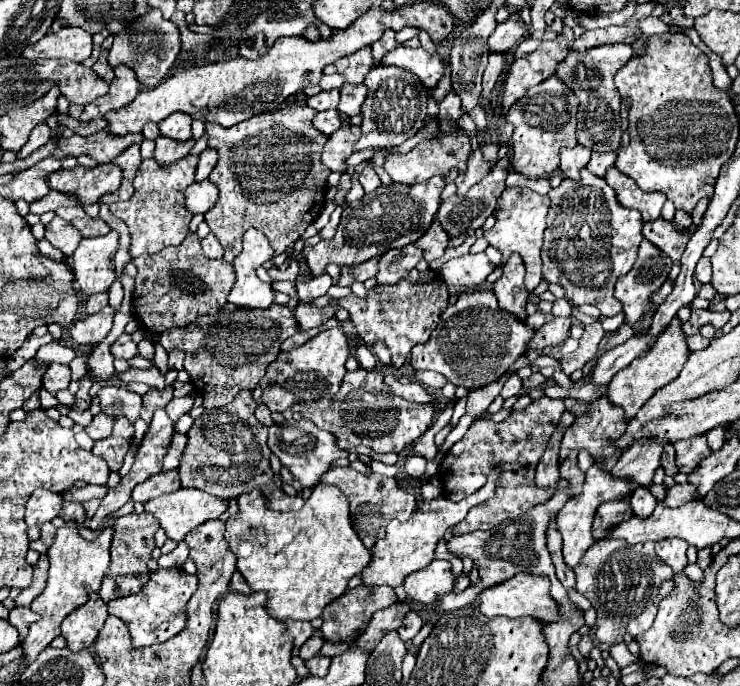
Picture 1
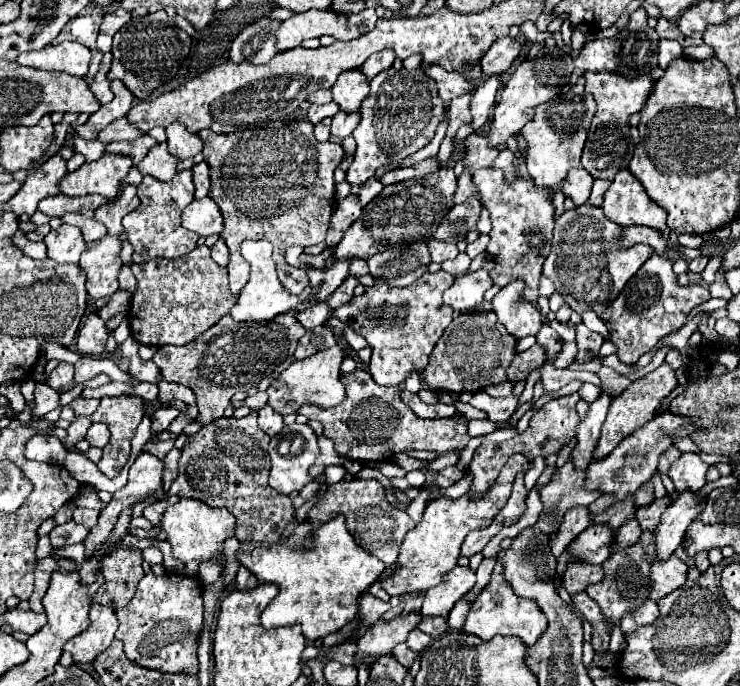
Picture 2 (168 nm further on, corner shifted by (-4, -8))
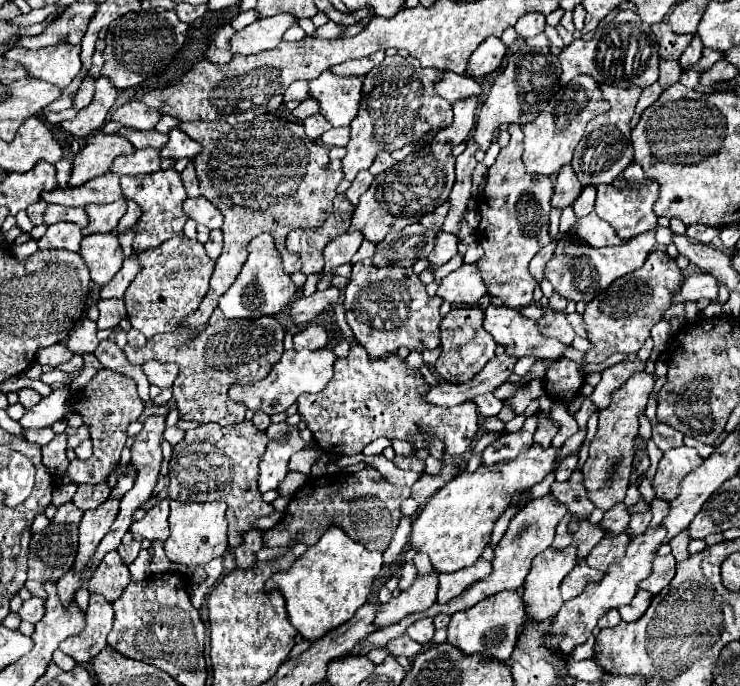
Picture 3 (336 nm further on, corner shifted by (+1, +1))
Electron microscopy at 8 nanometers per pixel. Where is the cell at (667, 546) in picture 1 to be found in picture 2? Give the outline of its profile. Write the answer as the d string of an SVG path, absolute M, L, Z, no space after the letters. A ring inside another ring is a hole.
M670 556L666 562L654 562L650 568L650 600L660 600L666 594L674 592L686 582L688 566L676 556Z

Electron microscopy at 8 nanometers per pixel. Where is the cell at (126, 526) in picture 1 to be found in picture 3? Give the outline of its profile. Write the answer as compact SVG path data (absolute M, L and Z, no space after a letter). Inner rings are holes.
M109 551L103 557L97 571L93 573L91 581L87 583L87 589L89 593L99 593L109 603L113 603L119 597L119 593L123 593L123 589L129 585L129 581L131 581L129 565L121 559L117 551Z

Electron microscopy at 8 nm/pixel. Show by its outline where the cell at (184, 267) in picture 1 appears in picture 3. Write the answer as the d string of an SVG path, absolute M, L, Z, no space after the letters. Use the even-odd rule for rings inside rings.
M175 237L159 247L145 249L137 255L141 271L125 291L125 309L131 325L147 339L157 333L175 331L191 313L195 313L209 291L209 279L215 261L207 257L197 239Z

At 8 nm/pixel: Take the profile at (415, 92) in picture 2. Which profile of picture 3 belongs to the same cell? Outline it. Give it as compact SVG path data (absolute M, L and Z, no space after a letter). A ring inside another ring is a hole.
M385 57L383 63L379 63L375 69L371 69L365 79L363 79L363 93L359 101L359 111L357 117L351 121L351 141L347 145L347 155L343 157L343 175L347 181L353 181L355 175L363 169L369 169L375 157L381 151L395 151L401 149L403 145L423 137L431 129L437 127L449 127L453 121L453 111L451 103L447 103L443 97L439 97L433 89L433 83L441 77L441 71L437 69L423 69L415 57Z

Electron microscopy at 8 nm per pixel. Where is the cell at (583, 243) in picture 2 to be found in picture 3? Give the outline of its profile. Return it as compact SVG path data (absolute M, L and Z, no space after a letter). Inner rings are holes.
M655 231L641 233L623 245L601 247L601 249L595 249L595 247L583 243L581 239L577 239L571 233L565 233L557 239L557 249L555 249L553 257L549 259L549 263L545 265L545 279L567 301L589 303L599 293L603 293L603 289L607 289L615 279L639 269L643 265L643 261L647 259L647 255L655 249L655 245L657 245Z

